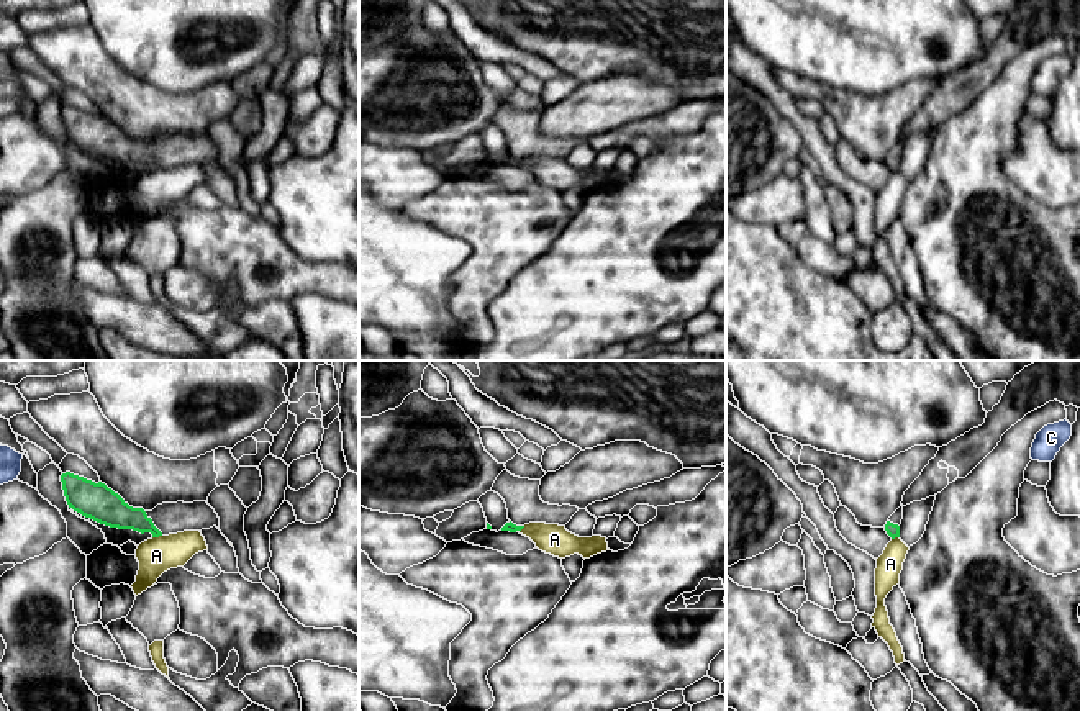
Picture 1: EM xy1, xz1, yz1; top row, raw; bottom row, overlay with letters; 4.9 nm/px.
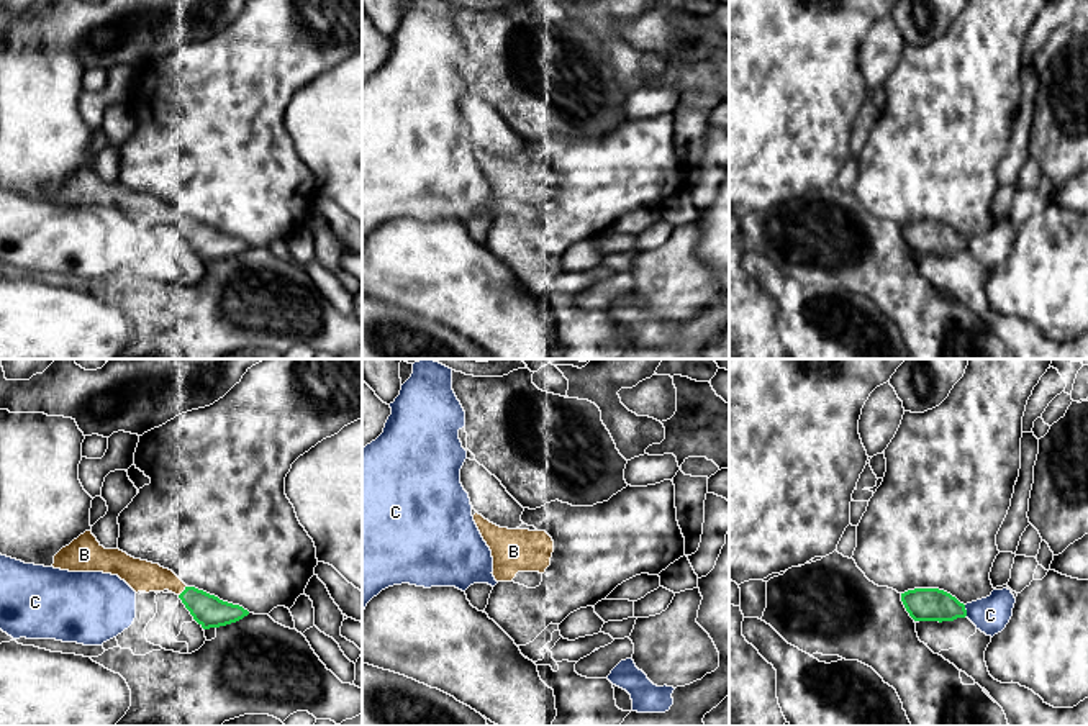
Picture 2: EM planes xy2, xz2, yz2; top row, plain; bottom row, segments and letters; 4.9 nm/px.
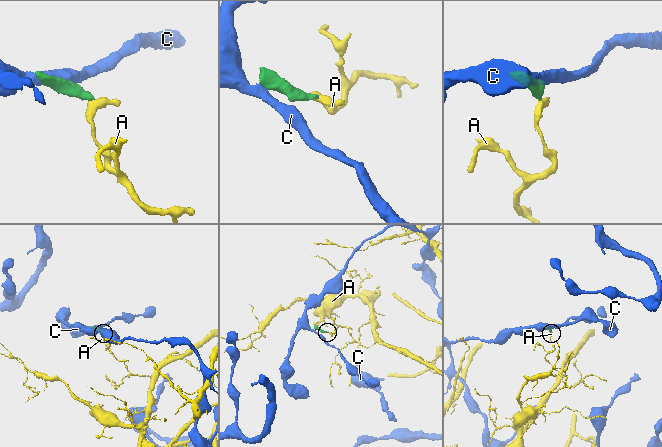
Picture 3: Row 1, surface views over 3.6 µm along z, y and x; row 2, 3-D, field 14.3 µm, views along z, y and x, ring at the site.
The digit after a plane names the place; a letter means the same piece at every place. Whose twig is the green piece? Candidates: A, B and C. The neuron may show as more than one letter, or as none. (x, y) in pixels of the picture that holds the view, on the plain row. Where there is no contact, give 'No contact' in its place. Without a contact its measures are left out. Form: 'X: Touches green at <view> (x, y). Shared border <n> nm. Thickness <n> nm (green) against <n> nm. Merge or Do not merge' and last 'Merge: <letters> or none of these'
A: Touches green at xy1 (156, 169). Shared border 50 nm. Thickness 150 nm (green) against 180 nm. Do not merge
B: Touches green at xy2 (184, 223). Shared border 70 nm. Thickness 160 nm (green) against 160 nm. Merge
C: Touches green at yz2 (965, 243). Shared border 60 nm. Thickness 160 nm (green) against 180 nm. Do not merge
Merge: B

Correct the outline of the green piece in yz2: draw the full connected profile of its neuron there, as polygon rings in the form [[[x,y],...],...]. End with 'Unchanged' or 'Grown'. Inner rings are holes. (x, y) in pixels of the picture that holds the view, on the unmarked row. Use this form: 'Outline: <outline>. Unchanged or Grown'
Outline: [[[914,221],[901,226],[901,234],[914,254],[954,254],[965,251],[965,238],[939,221]]]. Unchanged

